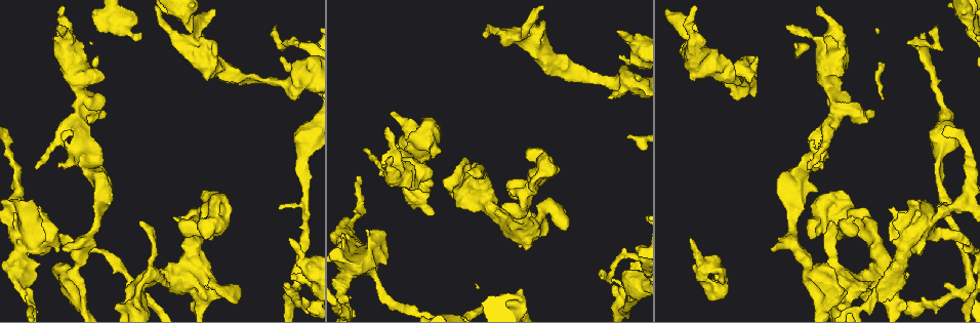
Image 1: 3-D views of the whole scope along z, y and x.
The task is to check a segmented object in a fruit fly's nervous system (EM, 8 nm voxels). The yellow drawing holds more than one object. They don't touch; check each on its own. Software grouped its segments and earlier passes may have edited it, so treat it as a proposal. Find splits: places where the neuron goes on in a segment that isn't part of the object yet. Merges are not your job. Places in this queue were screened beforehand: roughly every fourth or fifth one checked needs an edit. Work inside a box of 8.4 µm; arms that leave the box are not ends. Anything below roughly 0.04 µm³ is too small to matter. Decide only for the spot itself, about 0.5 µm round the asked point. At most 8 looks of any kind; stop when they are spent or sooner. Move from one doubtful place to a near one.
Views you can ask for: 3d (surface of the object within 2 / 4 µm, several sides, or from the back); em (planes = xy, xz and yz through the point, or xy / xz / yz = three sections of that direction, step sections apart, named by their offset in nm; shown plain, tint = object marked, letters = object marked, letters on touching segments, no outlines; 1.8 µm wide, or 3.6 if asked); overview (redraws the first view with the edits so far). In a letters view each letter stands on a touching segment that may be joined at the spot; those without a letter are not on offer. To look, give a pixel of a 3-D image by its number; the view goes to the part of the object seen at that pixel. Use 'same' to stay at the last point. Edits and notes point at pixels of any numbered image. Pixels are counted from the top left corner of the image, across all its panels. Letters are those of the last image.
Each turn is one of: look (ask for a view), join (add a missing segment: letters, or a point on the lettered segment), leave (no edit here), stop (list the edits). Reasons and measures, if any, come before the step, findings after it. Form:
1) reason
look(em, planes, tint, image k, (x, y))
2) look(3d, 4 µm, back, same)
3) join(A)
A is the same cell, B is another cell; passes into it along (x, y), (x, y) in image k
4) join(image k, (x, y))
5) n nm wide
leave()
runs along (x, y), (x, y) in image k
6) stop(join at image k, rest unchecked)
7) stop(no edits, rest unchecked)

free end
look(em, xy, step 4, tint, image 1, (618, 32))

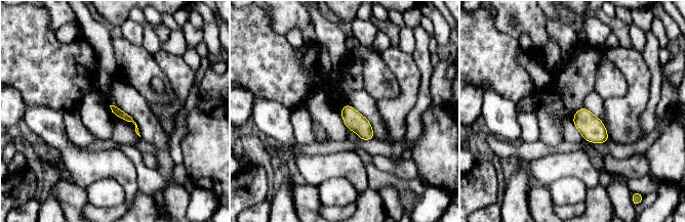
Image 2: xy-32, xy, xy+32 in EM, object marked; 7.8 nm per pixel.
cut it another way
look(em, planes, letters, same)

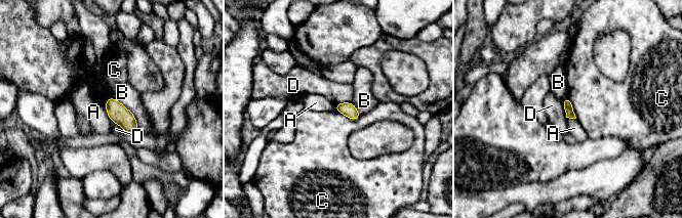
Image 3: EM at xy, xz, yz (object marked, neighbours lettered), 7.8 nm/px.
leave()
A, B, C and D are other cells; border along (561, 101), (566, 118) in image 3; no lettered segment goes on from it

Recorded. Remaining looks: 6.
an open end
look(em, yz, step 16, letters, image 1, (684, 46))

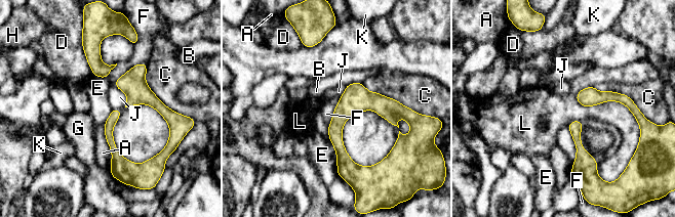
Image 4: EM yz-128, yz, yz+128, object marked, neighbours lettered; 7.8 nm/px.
another direction
look(em, planes, letters, same)

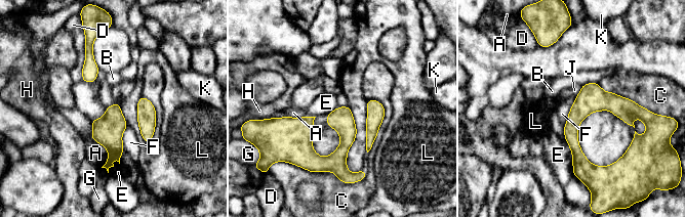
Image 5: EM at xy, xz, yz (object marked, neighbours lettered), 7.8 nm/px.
180 nm wide
leave()
A, B, C, D, E, F, G, H, J, K and L are other cells; border along (575, 97), (567, 121), (563, 125) in image 5; none of them fits

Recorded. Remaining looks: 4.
free end
look(3d, 4 µm, image 1, (40, 263))

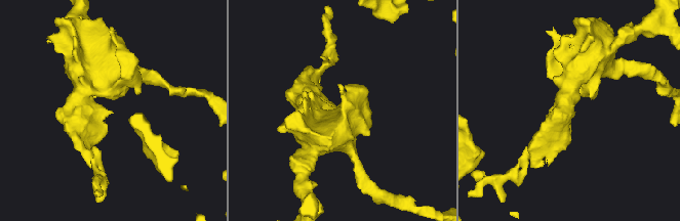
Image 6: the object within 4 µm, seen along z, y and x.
now the EM
look(em, xy, step 16, plain, image 6, (112, 113))

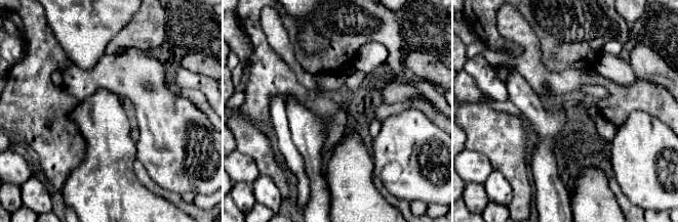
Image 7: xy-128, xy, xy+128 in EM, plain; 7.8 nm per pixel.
look(em, xy, step 16, letters, same)

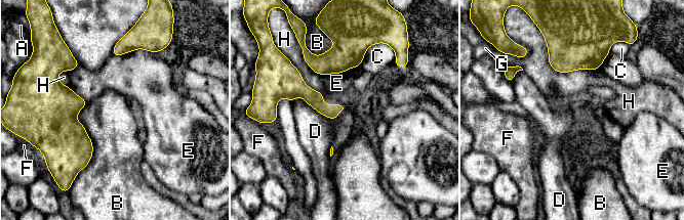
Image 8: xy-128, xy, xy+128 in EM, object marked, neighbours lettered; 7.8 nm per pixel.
leave()
A, B, C, D, E, F, G and H are other cells; no lettered segment goes on from it

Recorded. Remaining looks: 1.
stop(no edits, rest unchecked)

